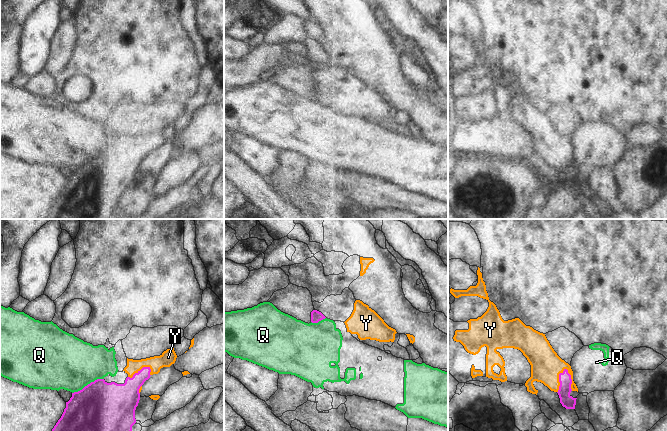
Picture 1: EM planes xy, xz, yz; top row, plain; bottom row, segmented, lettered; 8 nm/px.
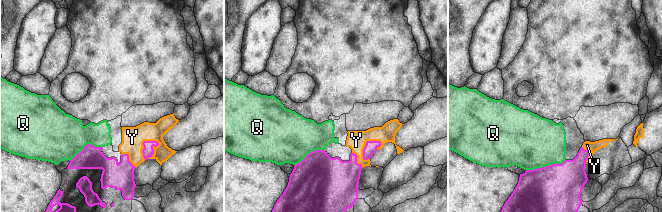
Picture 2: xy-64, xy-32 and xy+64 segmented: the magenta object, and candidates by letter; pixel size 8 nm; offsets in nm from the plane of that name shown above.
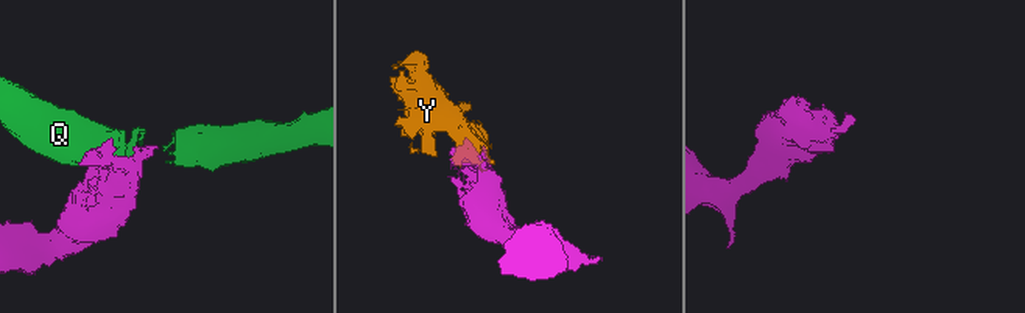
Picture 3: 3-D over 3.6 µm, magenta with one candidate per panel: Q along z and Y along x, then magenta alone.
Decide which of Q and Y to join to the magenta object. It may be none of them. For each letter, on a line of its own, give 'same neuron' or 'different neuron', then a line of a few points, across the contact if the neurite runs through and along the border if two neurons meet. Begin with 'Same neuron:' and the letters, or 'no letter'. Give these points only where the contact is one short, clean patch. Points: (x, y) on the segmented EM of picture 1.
Same neuron: Y
Q: different neuron
Y: same neuron | yz (567, 401), (563, 384), (559, 380), (546, 365)

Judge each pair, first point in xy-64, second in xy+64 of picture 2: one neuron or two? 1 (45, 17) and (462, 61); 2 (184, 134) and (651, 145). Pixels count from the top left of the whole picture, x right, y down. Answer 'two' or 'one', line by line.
1: two
2: one

